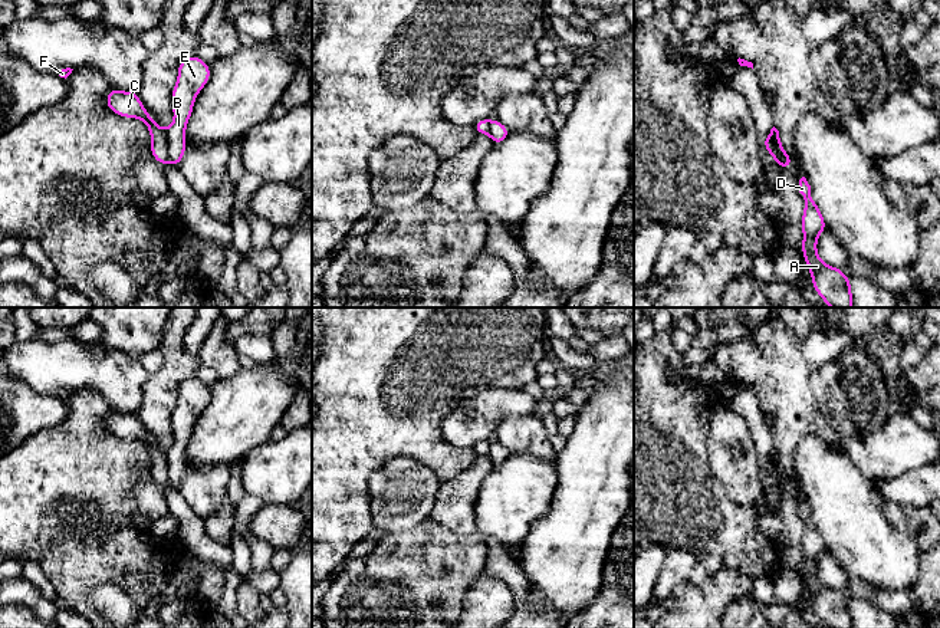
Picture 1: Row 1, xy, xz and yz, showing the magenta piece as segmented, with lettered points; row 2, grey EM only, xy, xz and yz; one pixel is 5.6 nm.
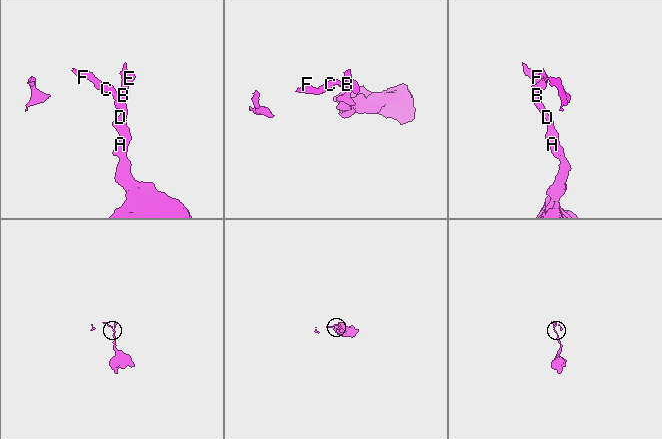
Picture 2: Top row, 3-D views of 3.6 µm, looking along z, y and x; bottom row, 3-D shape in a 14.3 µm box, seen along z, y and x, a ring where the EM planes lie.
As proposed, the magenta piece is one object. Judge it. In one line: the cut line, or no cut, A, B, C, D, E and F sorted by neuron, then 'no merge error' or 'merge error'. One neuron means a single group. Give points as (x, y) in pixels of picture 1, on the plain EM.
cut xy (166, 453), (167, 479), (170, 482); groups A B D E / C F; merge error

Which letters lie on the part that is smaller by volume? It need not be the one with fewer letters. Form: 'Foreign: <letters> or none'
Foreign: C, F

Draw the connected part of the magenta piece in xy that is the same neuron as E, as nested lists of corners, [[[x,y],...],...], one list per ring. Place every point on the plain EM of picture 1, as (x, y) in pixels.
[[[197,378],[184,379],[178,387],[178,401],[174,407],[172,433],[174,443],[167,451],[168,481],[178,489],[187,467],[185,448],[190,443],[194,422],[210,402],[210,387]]]

